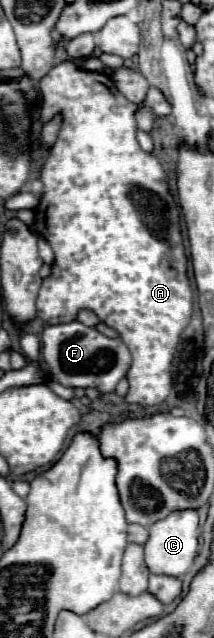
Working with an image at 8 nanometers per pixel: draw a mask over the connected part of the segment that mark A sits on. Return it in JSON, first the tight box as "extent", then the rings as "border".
{"extent":[35,60,193,406],"border":[[[65,60],[61,64],[53,66],[53,70],[39,82],[39,94],[41,94],[41,120],[49,122],[49,118],[53,118],[53,114],[63,114],[63,124],[61,124],[57,142],[51,148],[47,162],[43,164],[41,180],[45,184],[45,192],[43,192],[41,202],[35,208],[35,228],[49,242],[49,246],[55,252],[55,262],[53,262],[51,274],[47,278],[43,278],[43,286],[41,286],[41,292],[39,292],[39,298],[37,298],[37,316],[45,324],[67,324],[67,322],[77,320],[79,310],[93,310],[99,316],[101,322],[105,322],[107,326],[115,328],[121,334],[121,340],[125,342],[125,346],[129,348],[129,352],[133,356],[133,364],[131,364],[131,370],[127,374],[129,392],[125,396],[125,402],[141,404],[141,406],[157,406],[171,392],[173,354],[177,350],[179,336],[185,330],[185,326],[189,324],[189,318],[191,318],[191,312],[193,312],[193,292],[191,292],[191,284],[189,284],[189,278],[187,278],[187,256],[185,256],[181,228],[179,228],[179,210],[177,210],[177,204],[175,204],[173,196],[169,194],[165,170],[163,170],[159,158],[145,152],[135,138],[135,130],[137,130],[135,110],[139,106],[129,102],[117,90],[117,86],[113,84],[113,80],[109,76],[99,74],[99,72],[79,70],[71,60]]]}

